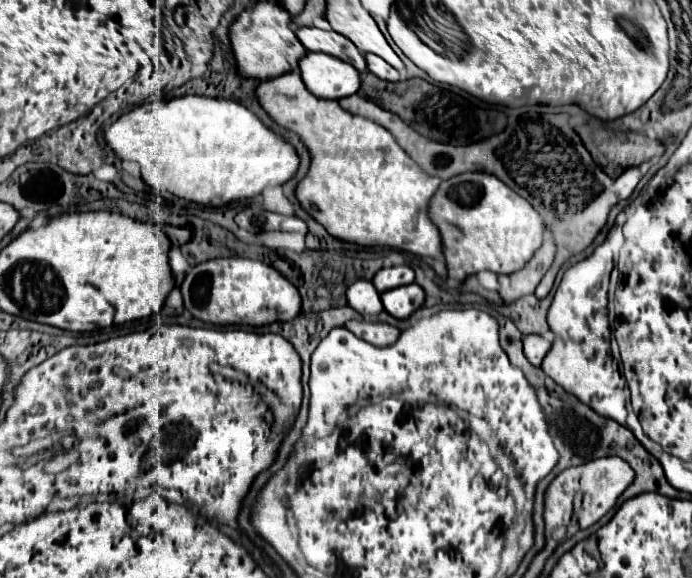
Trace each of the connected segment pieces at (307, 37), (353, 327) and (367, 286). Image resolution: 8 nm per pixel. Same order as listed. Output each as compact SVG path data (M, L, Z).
M297 28L297 38L301 40L301 44L311 50L311 52L323 52L323 54L331 54L339 60L345 60L349 64L353 64L359 72L363 72L367 66L365 66L365 58L363 54L357 50L357 46L347 40L345 36L329 30L319 30L319 28Z
M365 318L363 320L349 320L345 324L345 328L373 346L389 346L399 336L399 328L395 328L387 322L379 322L379 320L365 320Z
M357 280L347 288L347 304L361 316L377 316L383 310L379 292L369 280Z

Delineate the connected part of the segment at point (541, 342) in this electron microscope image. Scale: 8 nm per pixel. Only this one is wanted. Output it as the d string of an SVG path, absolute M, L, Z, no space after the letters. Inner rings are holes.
M529 334L523 338L523 352L527 356L527 360L533 364L533 366L541 366L543 358L547 356L547 352L551 350L551 340L539 336L539 334Z

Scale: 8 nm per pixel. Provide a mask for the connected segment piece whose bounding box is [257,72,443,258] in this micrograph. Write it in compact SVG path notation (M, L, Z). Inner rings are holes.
M287 72L279 78L267 80L259 84L257 98L263 110L283 128L293 130L301 136L305 146L311 152L311 168L309 174L299 182L297 186L297 200L301 206L319 222L325 226L325 230L347 242L355 242L361 246L391 246L397 250L405 250L417 256L429 256L439 258L443 256L443 242L439 236L439 228L429 220L427 206L431 200L431 194L437 192L441 180L435 176L427 176L411 156L403 148L399 148L397 140L383 128L381 124L375 124L369 118L355 116L339 106L337 100L323 100L313 96L299 72Z

